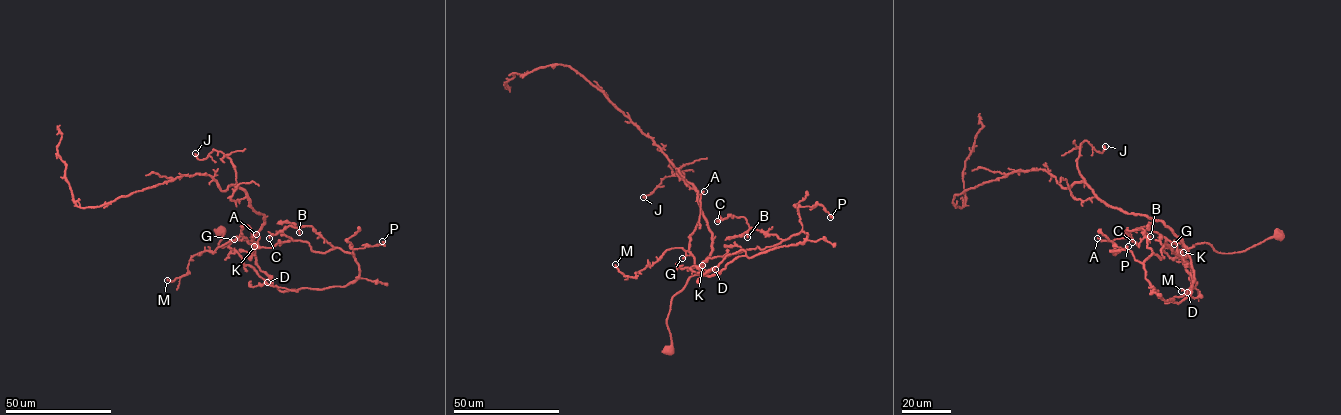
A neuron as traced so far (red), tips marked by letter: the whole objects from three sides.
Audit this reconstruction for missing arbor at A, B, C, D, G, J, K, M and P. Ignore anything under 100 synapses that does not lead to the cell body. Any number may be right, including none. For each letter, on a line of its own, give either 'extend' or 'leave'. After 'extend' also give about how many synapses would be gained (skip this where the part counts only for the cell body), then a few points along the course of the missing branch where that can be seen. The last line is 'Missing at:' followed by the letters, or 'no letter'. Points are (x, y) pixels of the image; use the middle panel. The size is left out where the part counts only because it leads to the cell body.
A: leave
B: leave
C: leave
D: leave
G: leave
J: leave
K: leave
M: leave
P: leave
Missing at: no letter

